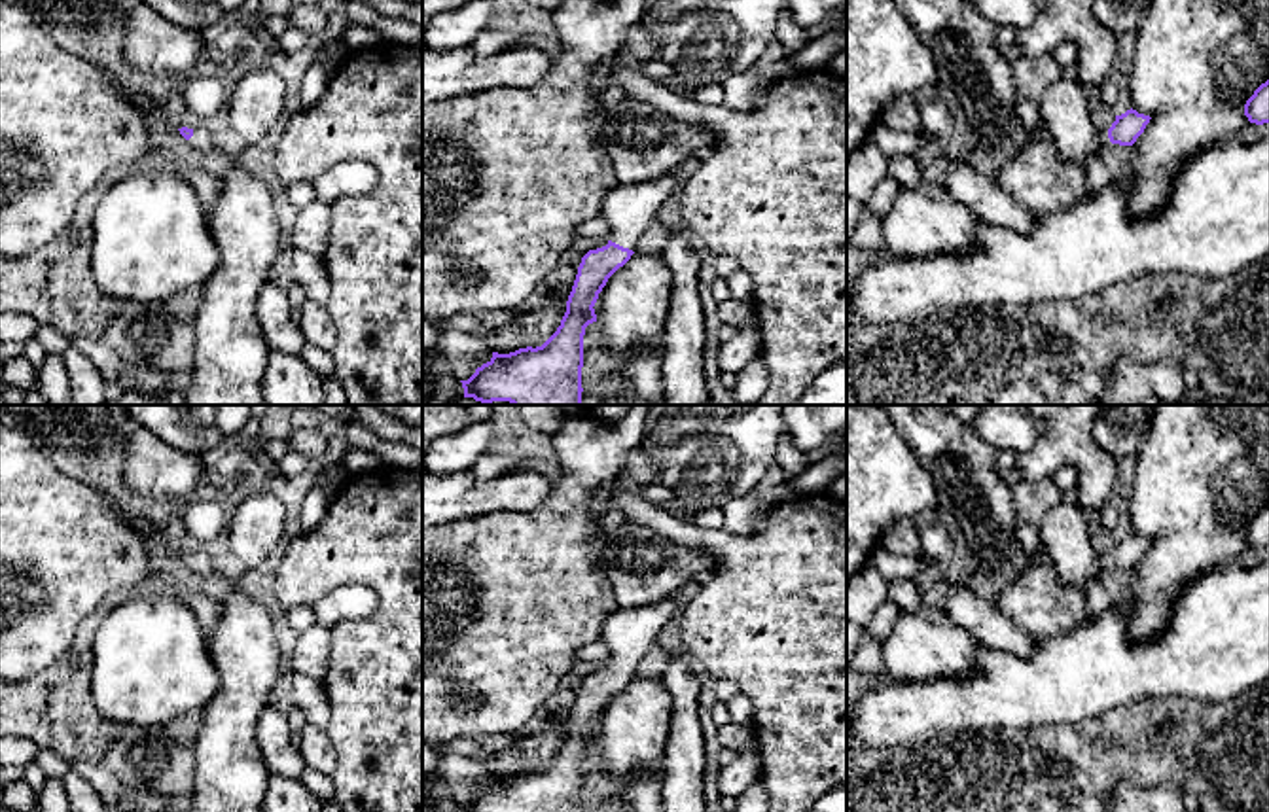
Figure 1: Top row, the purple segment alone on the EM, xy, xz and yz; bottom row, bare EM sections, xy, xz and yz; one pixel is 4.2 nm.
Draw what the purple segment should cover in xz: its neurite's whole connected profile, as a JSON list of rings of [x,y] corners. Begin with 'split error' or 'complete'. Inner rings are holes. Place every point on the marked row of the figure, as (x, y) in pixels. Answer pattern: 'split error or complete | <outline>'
split error | [[[680,170],[617,184],[600,201],[600,216],[610,225],[608,244],[589,250],[578,267],[566,312],[557,331],[542,346],[527,346],[492,358],[460,380],[464,397],[481,403],[581,405],[581,367],[585,327],[597,322],[595,303],[608,278],[634,254],[640,235],[657,218],[665,201],[682,185]]]

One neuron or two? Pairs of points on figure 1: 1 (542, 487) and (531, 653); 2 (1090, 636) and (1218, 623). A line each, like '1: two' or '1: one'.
1: two
2: one

